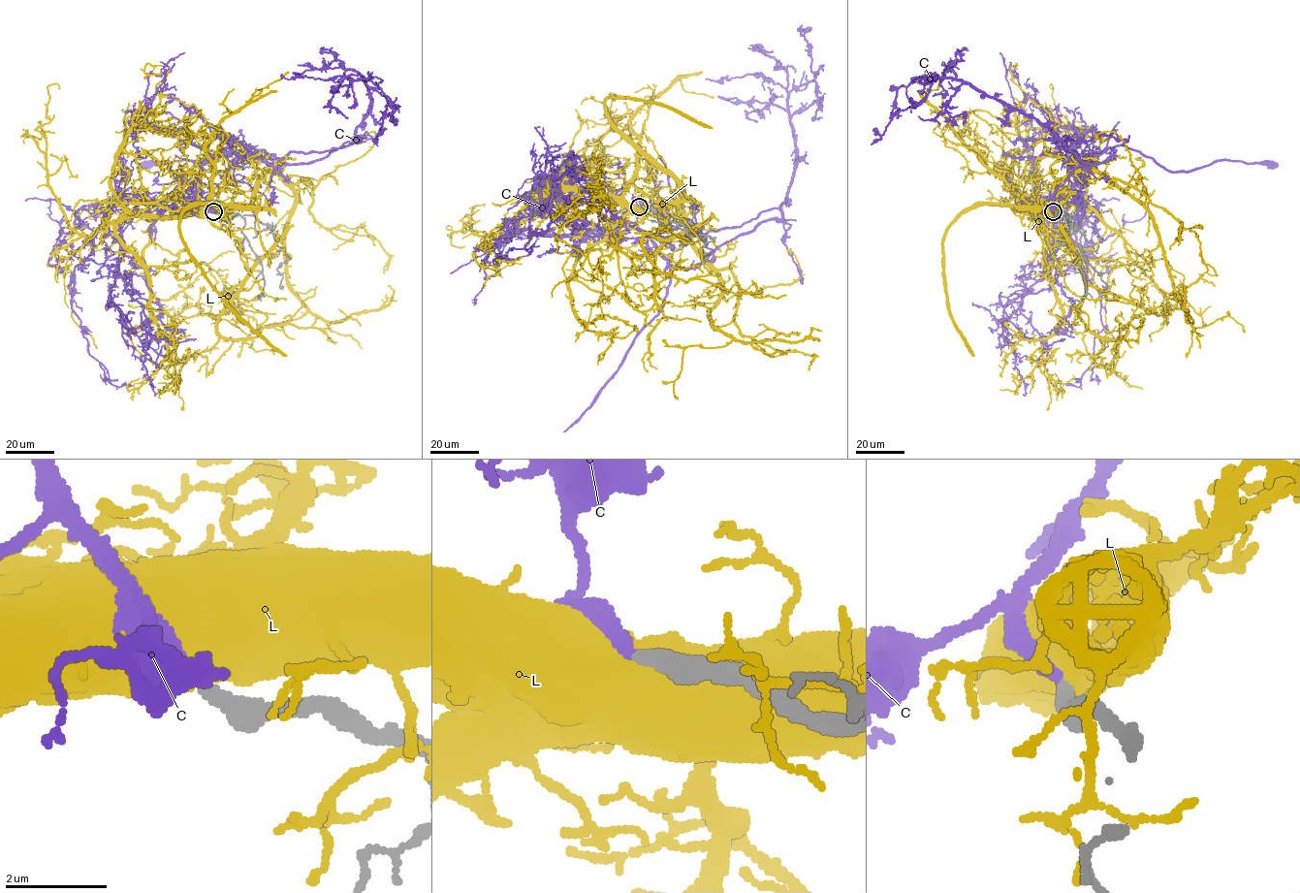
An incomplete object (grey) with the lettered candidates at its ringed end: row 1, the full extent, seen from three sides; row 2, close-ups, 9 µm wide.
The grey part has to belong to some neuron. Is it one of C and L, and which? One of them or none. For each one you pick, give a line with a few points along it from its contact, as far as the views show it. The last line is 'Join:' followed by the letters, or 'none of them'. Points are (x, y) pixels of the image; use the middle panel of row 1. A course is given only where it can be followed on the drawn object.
C: it runs (639, 207), (624, 223), (651, 238), (781, 209), (788, 94), (815, 78), (802, 25)
Join: C

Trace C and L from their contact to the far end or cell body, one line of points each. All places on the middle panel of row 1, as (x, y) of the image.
C: (639, 207), (624, 223), (651, 238), (781, 209), (788, 94), (815, 78), (802, 25)
L: (639, 207), (541, 198), (574, 205), (554, 237), (586, 256), (666, 241), (652, 307), (576, 271)

